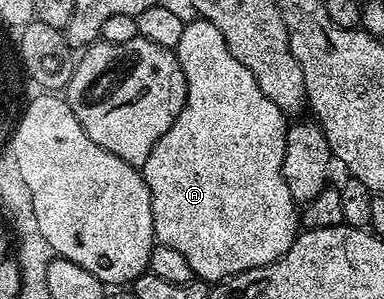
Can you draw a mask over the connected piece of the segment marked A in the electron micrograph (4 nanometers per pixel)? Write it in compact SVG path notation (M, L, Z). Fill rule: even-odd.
M198 18L191 23L184 23L177 55L179 69L185 74L185 82L187 83L185 106L181 110L181 114L177 114L173 126L169 126L169 130L157 142L157 146L153 146L153 154L149 154L149 162L143 164L141 171L151 199L156 241L165 246L173 246L173 250L178 250L189 261L189 266L193 266L196 277L200 281L222 282L231 276L260 268L281 258L281 254L285 254L285 250L289 250L289 246L300 231L301 216L297 211L295 200L289 194L287 179L283 177L285 138L287 137L289 120L281 110L277 110L277 106L273 106L273 102L269 102L269 98L265 98L265 94L261 94L261 86L257 86L257 78L253 78L253 74L249 74L249 70L245 70L245 66L241 66L241 62L237 62L237 58L233 58L225 38L222 37L221 30L217 26L211 25L207 20Z

